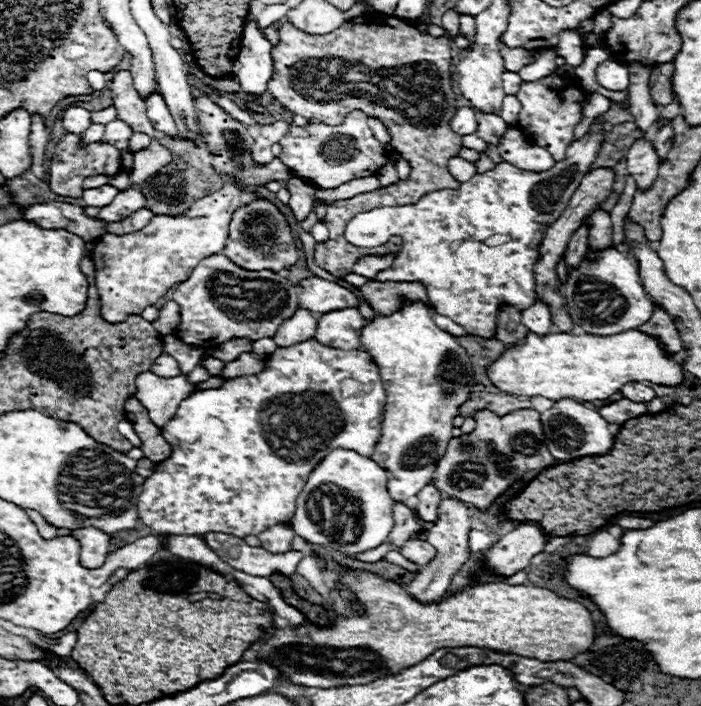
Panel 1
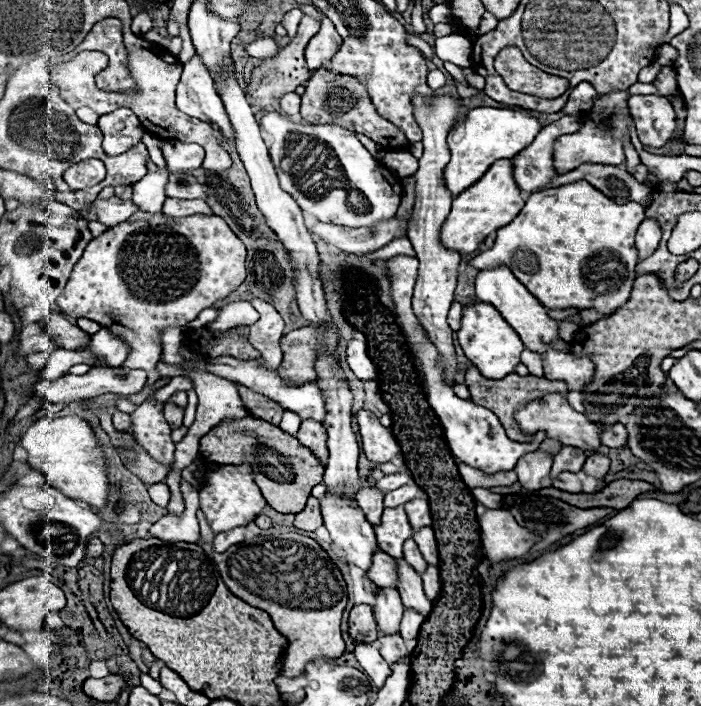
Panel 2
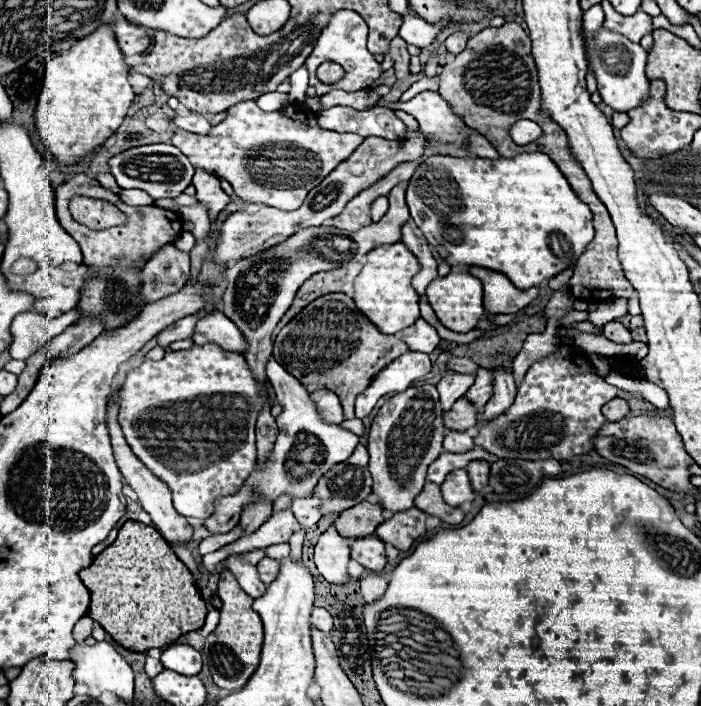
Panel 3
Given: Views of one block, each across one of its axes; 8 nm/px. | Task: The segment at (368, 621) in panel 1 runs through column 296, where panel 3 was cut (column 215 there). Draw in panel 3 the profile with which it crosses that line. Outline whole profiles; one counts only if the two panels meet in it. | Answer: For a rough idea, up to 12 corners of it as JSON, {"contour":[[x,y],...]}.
{"contour":[[228,570],[220,622],[202,654],[214,684],[238,690],[258,668],[262,620]]}

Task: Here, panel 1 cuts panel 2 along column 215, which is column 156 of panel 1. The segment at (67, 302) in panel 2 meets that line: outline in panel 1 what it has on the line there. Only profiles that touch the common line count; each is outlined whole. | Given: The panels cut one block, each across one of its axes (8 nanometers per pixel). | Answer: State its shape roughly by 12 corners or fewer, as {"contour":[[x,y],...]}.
{"contour":[[242,188],[102,236],[90,258],[110,324],[222,254]]}

